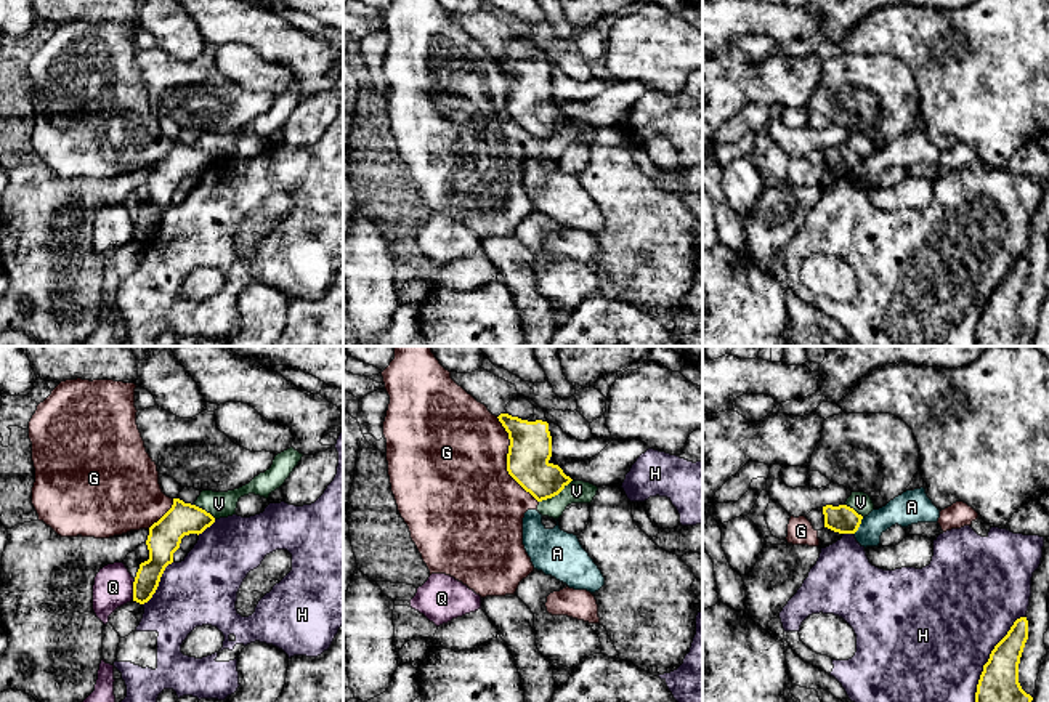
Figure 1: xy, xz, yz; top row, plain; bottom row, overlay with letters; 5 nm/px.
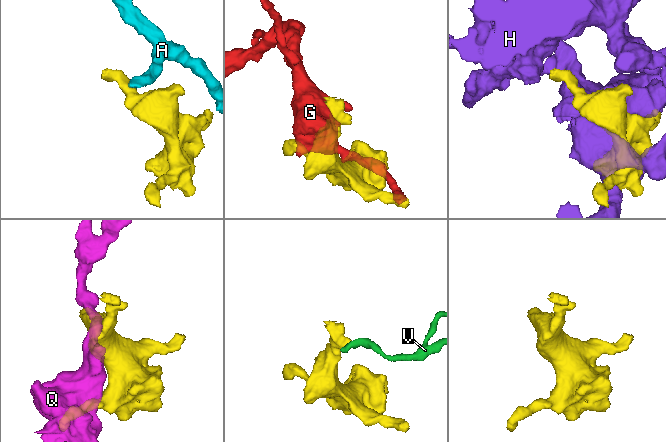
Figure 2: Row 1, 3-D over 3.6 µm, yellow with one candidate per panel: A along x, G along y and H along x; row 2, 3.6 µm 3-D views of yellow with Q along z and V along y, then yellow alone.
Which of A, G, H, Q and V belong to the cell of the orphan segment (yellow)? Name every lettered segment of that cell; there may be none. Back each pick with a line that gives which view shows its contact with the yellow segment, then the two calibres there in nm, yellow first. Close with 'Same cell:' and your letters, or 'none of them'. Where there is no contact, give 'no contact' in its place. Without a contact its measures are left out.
Same cell: none of them

